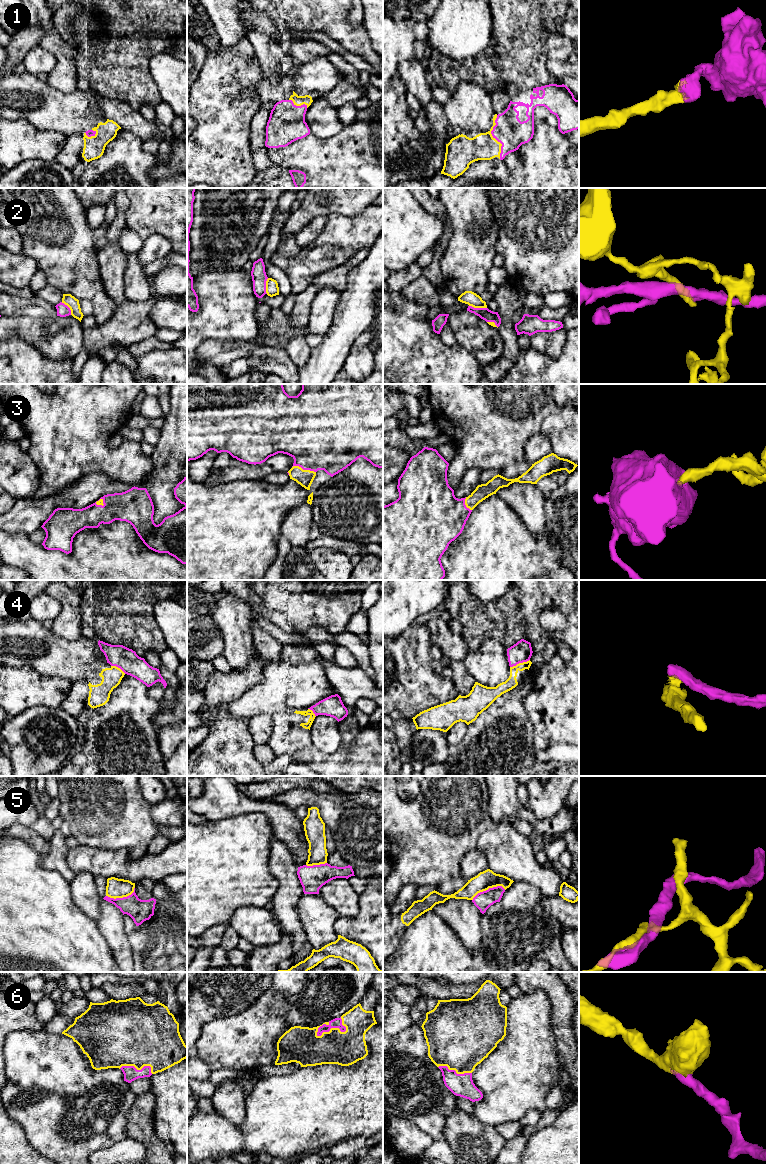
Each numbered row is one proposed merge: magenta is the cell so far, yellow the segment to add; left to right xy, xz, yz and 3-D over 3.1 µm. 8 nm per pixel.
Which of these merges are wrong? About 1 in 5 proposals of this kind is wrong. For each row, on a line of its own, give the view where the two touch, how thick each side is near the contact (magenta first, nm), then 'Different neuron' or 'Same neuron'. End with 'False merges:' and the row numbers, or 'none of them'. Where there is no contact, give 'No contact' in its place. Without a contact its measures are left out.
1: Touches magenta in yz. Thickness 240 nm (magenta) against 220 nm. Same neuron
2: Touches magenta in yz. Thickness 100 nm (magenta) against 110 nm. Different neuron
3: Touches magenta in xz. Thickness 460 nm (magenta) against 130 nm. Same neuron
4: Touches magenta in yz. Thickness 160 nm (magenta) against 90 nm. Different neuron
5: Touches magenta in yz. Thickness 140 nm (magenta) against 150 nm. Different neuron
6: Touches magenta in xz. Thickness 80 nm (magenta) against 280 nm. Same neuron
False merges: 2, 4, 5

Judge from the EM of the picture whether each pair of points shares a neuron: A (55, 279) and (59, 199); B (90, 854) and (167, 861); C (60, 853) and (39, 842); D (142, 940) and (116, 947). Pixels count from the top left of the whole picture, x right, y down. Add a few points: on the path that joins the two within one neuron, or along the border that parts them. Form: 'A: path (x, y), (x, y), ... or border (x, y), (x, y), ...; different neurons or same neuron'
A: path (57, 259), (58, 231), (69, 219); same neuron
B: path (109, 863), (117, 863), (121, 866), (148, 866); same neuron
C: border (49, 840), (49, 851), (44, 856); different neurons
D: border (127, 937), (133, 961); different neurons

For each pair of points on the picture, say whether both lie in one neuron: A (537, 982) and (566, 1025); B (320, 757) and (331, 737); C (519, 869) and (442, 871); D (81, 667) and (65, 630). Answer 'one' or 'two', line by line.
A: one
B: two
C: one
D: two

